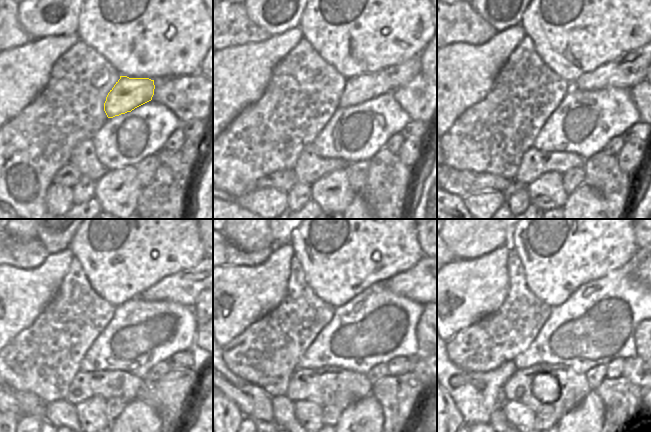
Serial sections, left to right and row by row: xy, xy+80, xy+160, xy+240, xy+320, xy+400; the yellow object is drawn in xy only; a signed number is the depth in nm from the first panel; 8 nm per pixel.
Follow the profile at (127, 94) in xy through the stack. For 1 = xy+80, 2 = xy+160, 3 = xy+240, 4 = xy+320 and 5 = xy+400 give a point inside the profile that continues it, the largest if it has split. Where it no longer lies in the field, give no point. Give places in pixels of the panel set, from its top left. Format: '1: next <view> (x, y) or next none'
1: next xy+80 (357, 90)
2: next xy+160 (628, 70)
3: next xy+240 (184, 288)
4: next xy+320 (416, 283)
5: next xy+400 (640, 271)

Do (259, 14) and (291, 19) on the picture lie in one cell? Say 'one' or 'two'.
one

